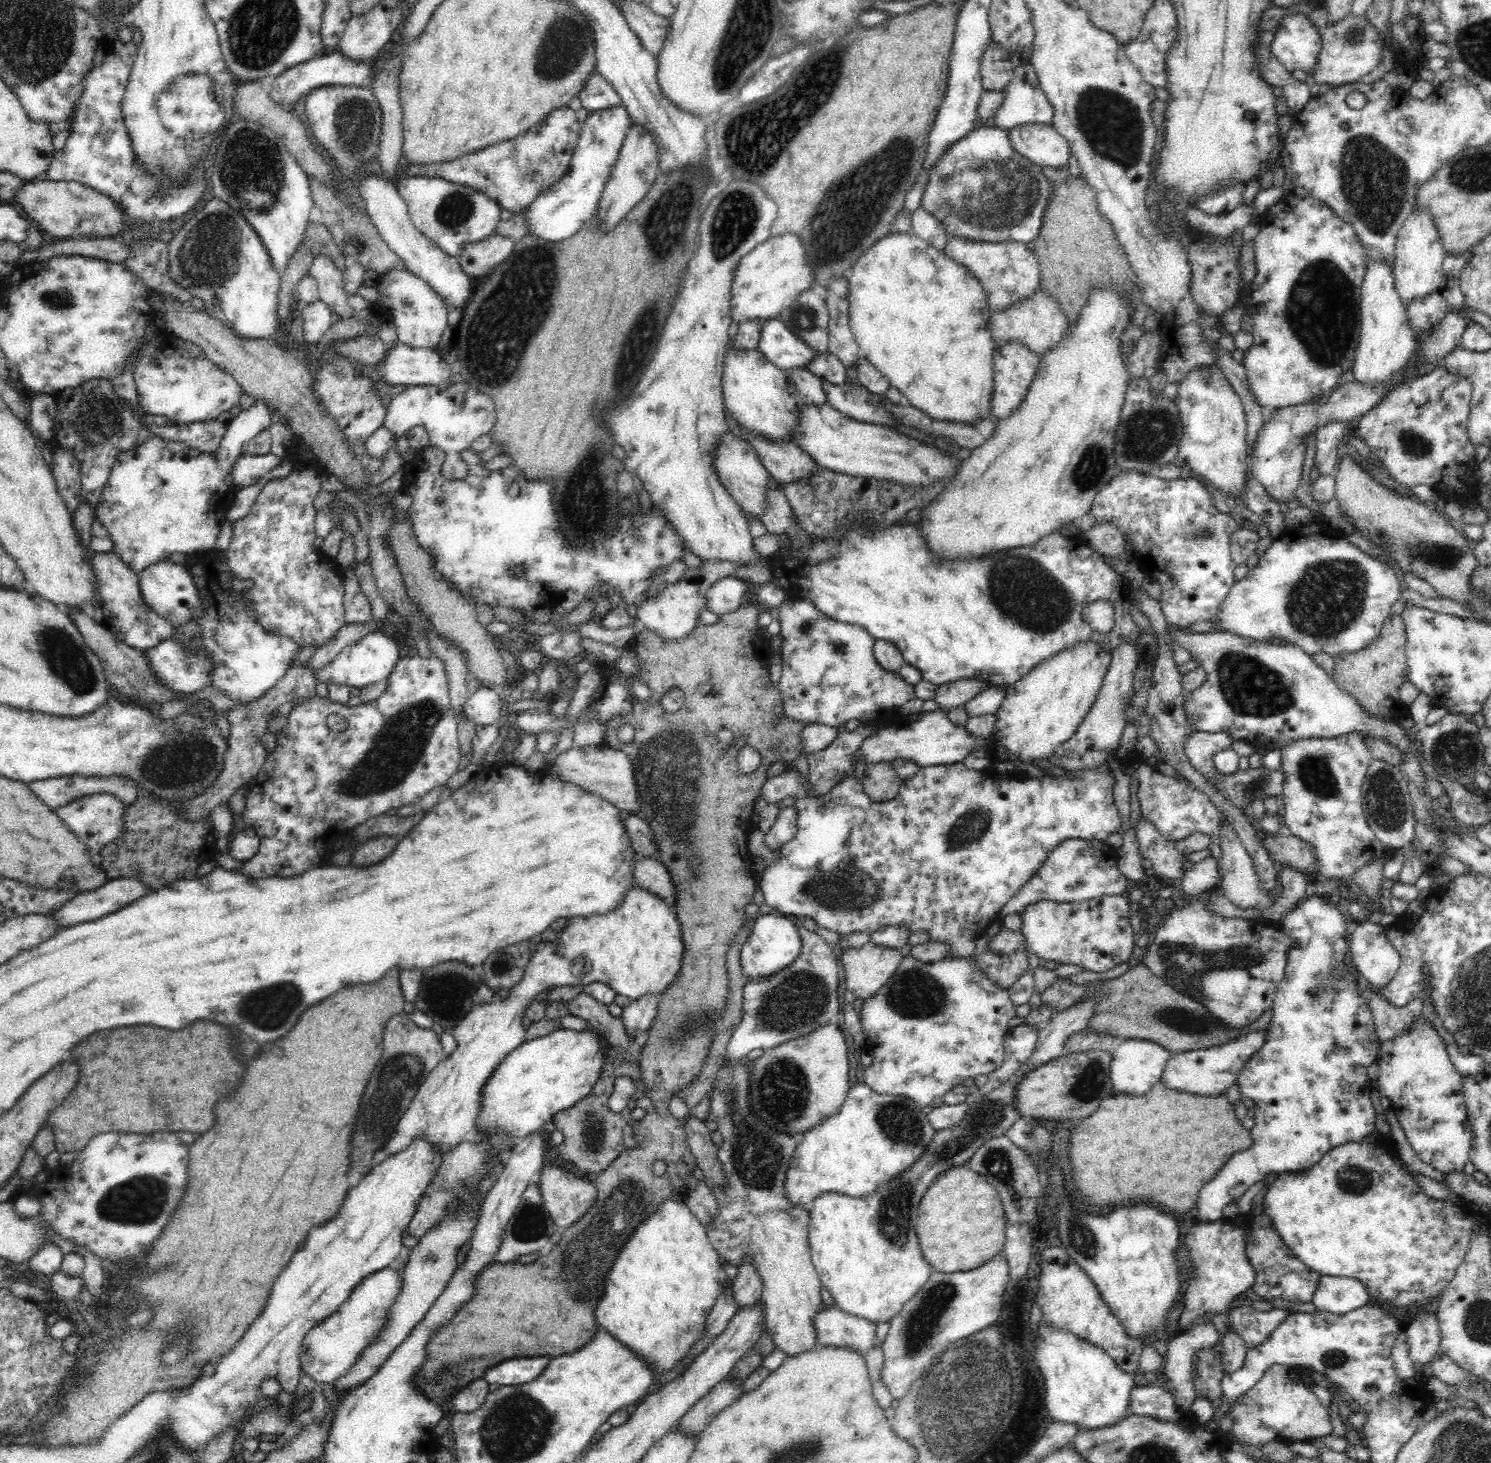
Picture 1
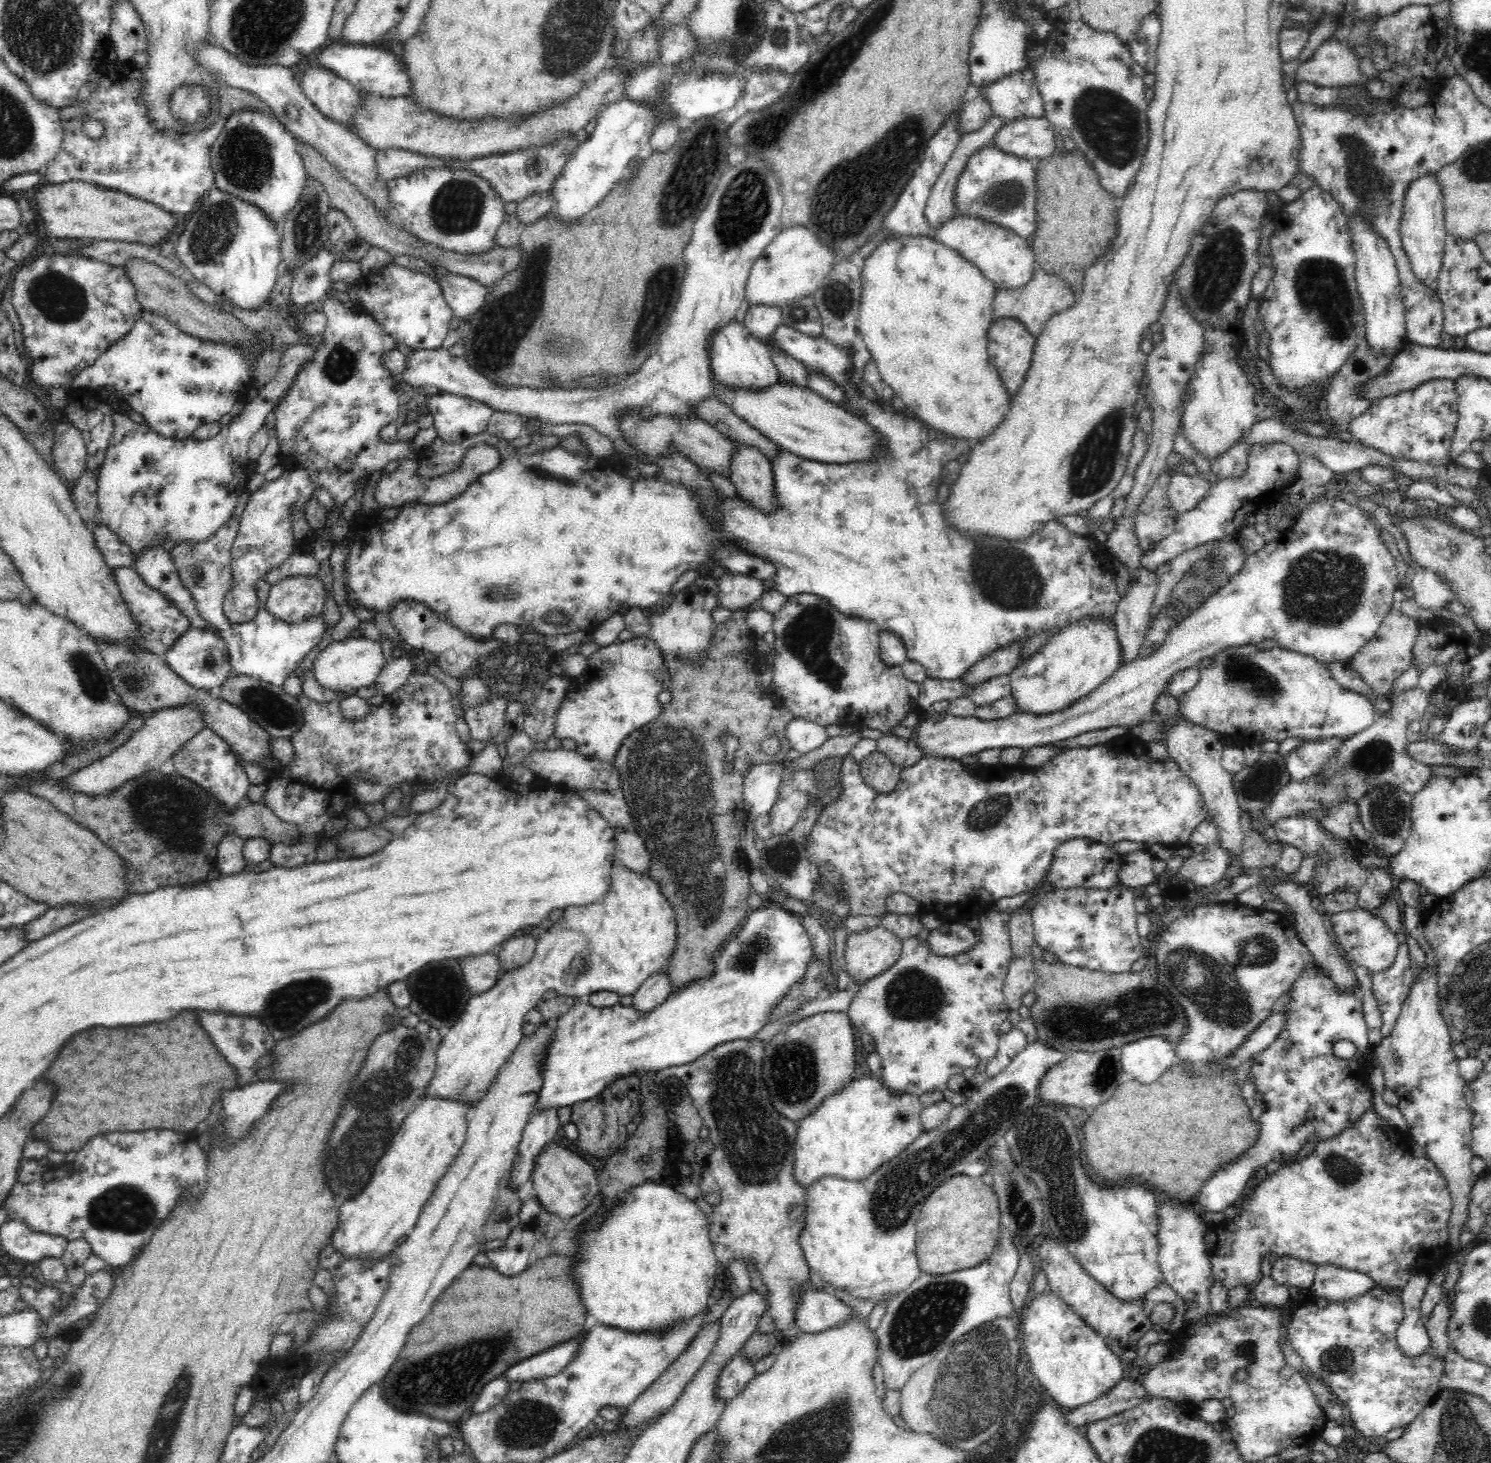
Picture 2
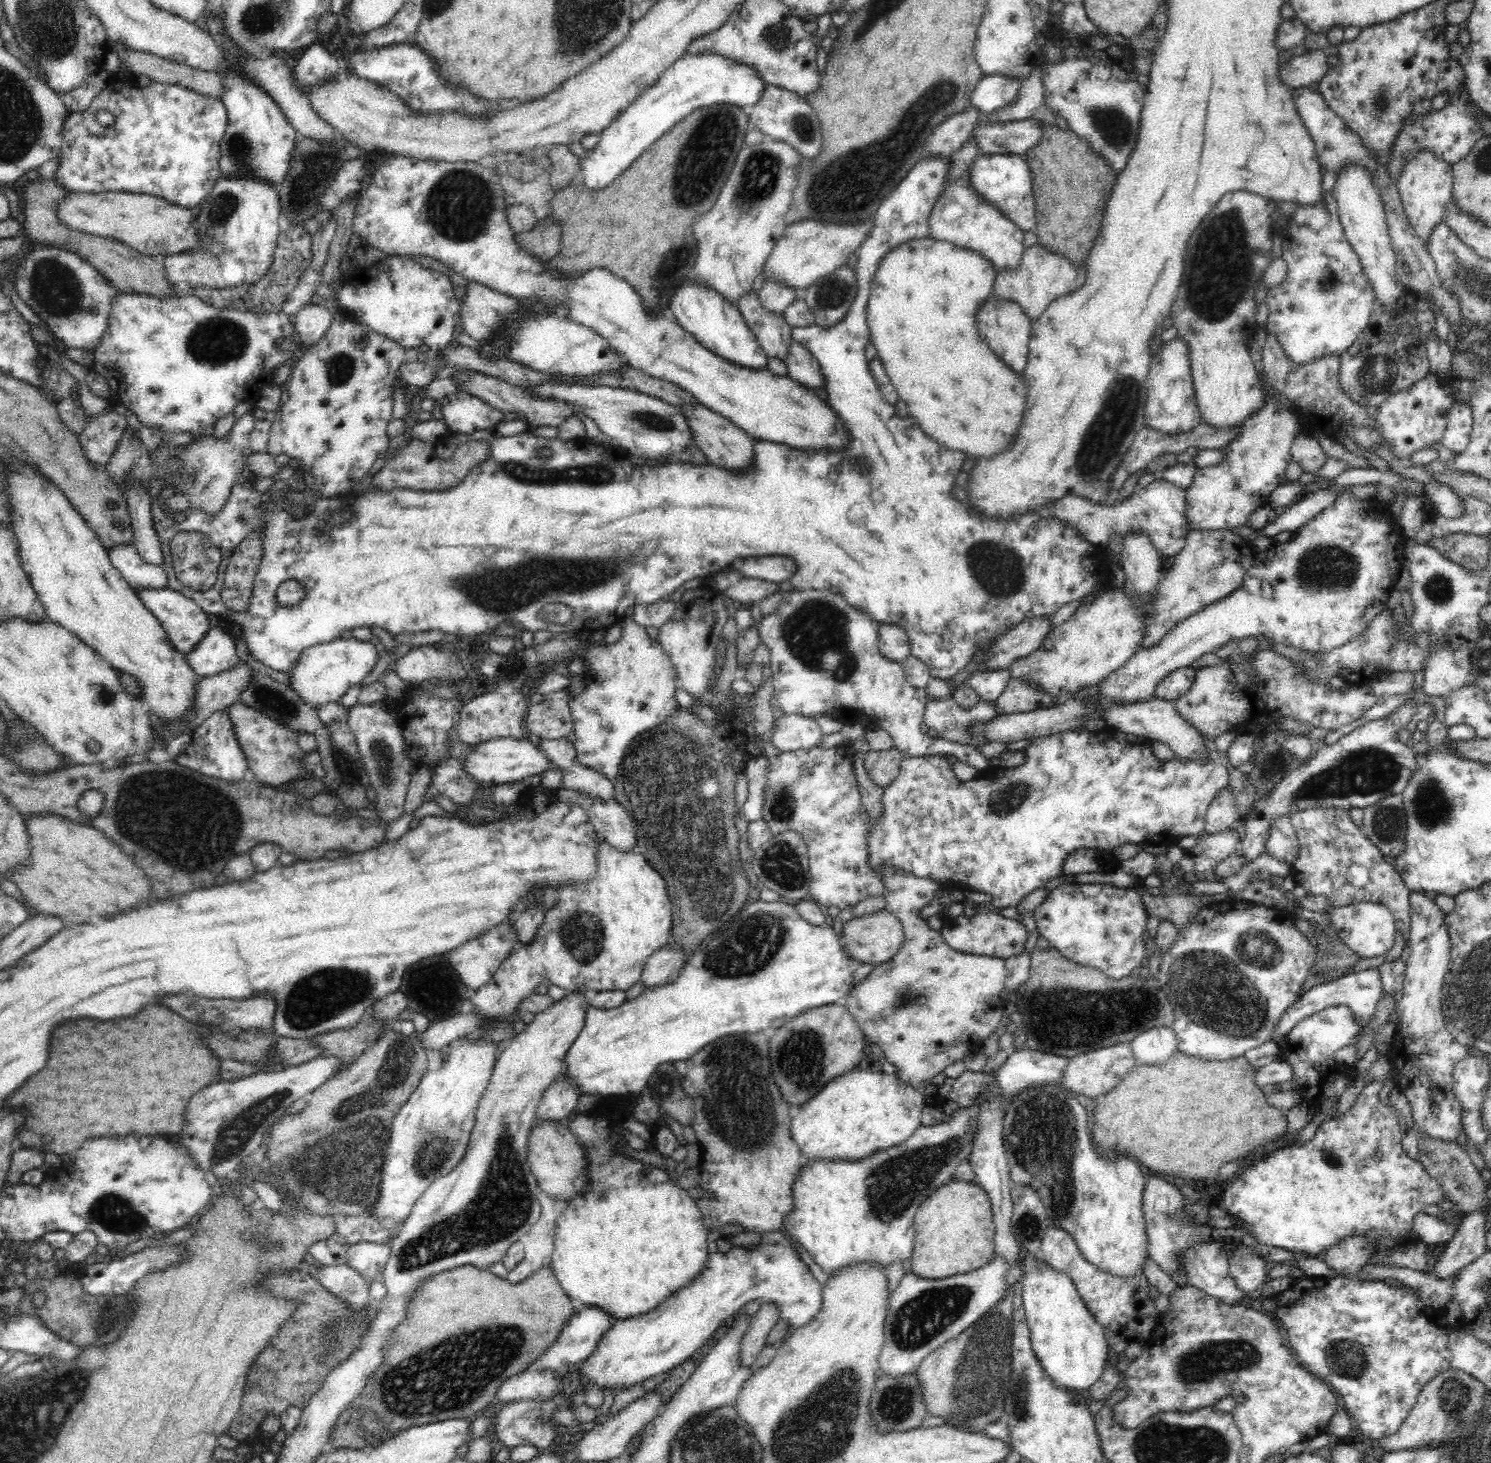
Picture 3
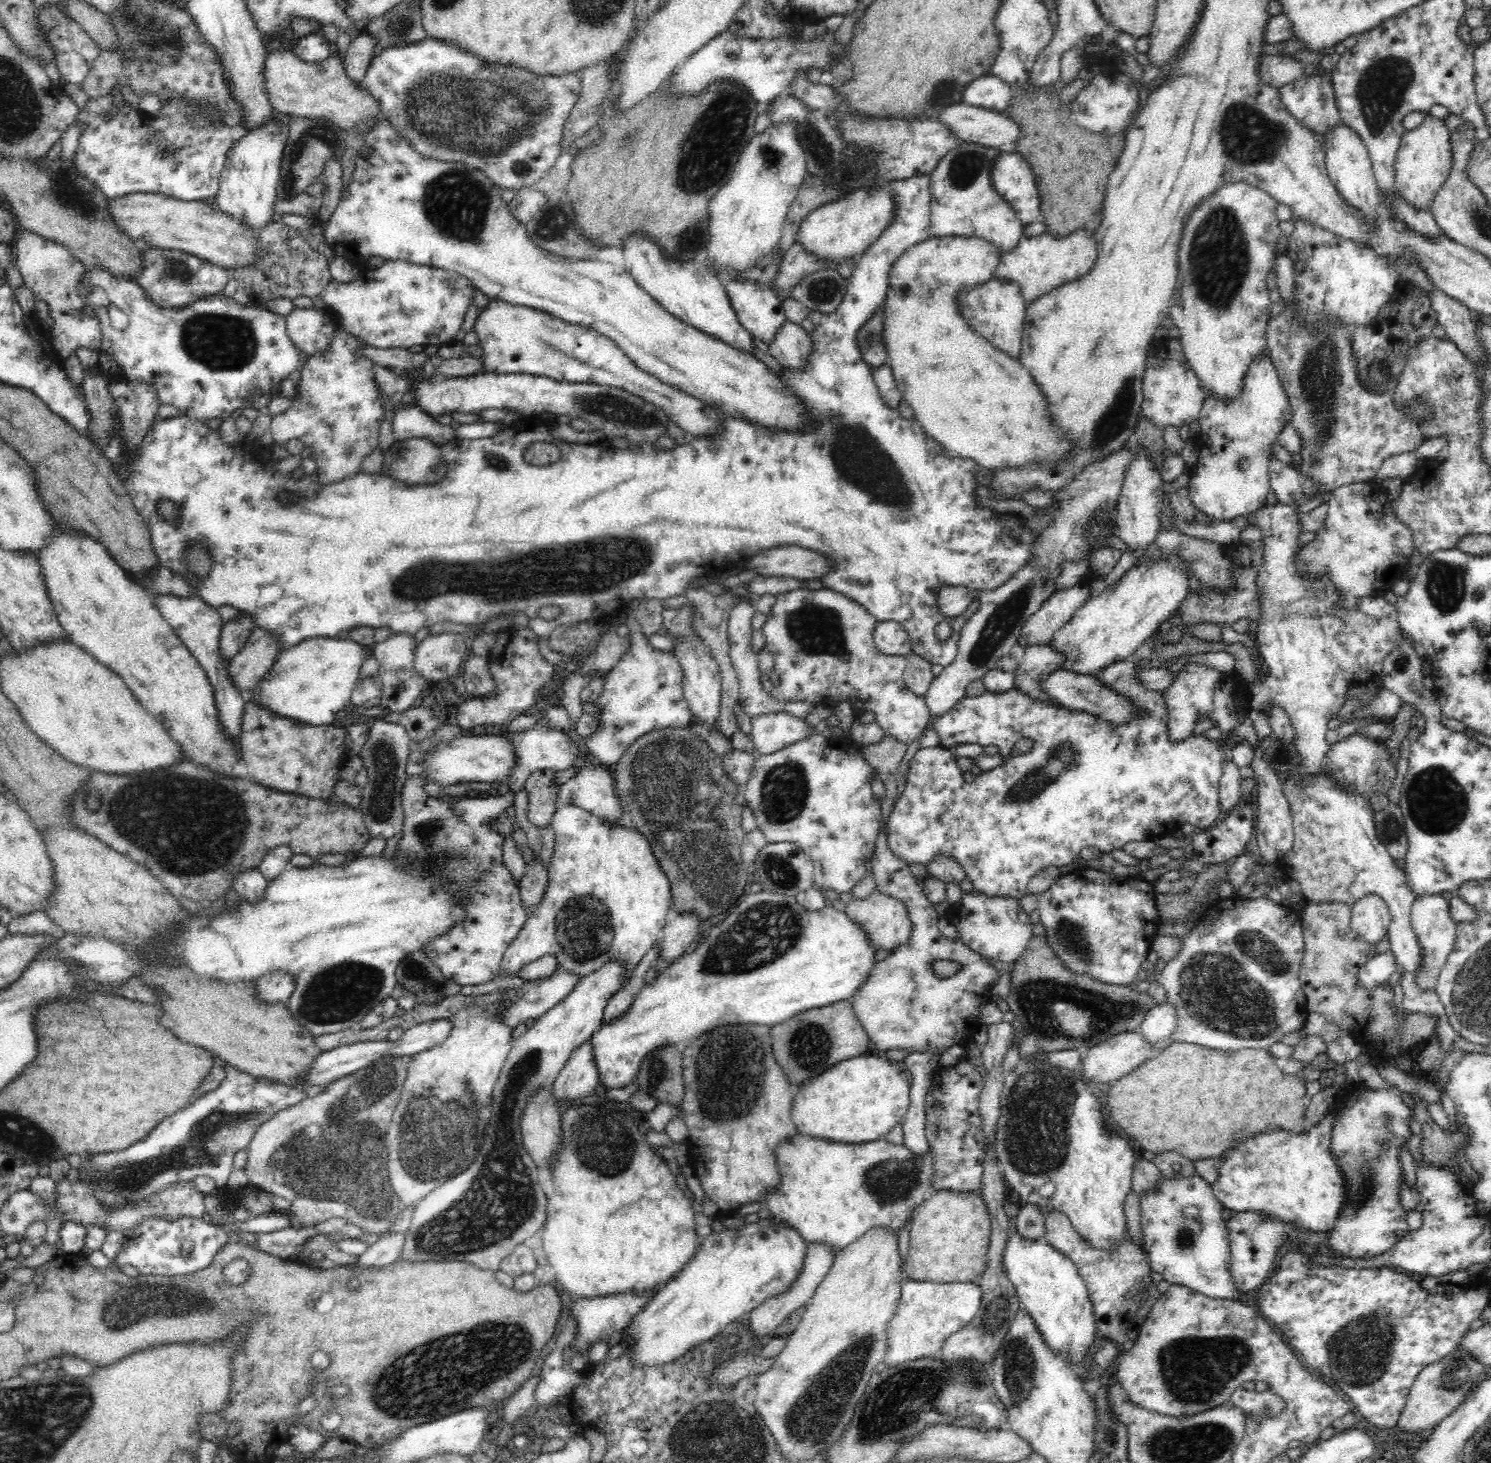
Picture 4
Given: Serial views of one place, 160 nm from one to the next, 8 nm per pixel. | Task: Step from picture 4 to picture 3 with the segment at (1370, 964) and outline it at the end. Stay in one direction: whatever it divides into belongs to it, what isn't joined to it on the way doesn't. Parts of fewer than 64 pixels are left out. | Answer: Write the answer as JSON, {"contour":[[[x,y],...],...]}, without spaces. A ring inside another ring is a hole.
{"contour":[[[1366,969],[1361,971],[1349,972],[1343,977],[1336,978],[1336,980],[1323,982],[1322,984],[1313,986],[1308,992],[1300,995],[1284,1012],[1276,1024],[1276,1031],[1272,1034],[1270,1040],[1274,1043],[1280,1042],[1284,1037],[1286,1037],[1293,1026],[1301,1020],[1304,1020],[1307,1016],[1312,1013],[1318,1012],[1323,1008],[1332,1005],[1342,1005],[1350,1007],[1353,1012],[1354,1020],[1358,1024],[1369,1024],[1371,1018],[1375,1013],[1375,1006],[1378,1004],[1378,1000],[1381,999],[1382,995],[1382,983],[1380,983],[1380,975],[1378,975],[1378,969]]]}

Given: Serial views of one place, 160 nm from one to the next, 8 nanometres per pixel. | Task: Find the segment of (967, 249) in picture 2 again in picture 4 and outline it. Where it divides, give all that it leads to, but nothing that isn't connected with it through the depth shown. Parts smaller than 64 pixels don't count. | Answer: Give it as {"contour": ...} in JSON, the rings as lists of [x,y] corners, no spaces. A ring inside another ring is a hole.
{"contour":[[[960,141],[931,172],[931,233],[934,237],[976,237],[994,245],[1000,256],[1013,251],[1023,237],[1023,224],[1016,211],[990,183],[990,168],[1000,149]]]}

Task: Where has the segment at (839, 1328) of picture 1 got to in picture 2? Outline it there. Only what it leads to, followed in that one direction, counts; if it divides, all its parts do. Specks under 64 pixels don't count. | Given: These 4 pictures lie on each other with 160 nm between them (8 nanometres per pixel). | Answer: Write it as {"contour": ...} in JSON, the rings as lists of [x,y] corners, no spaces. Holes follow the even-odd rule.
{"contour":[[[812,1285],[805,1288],[798,1298],[796,1322],[802,1334],[819,1332],[841,1327],[852,1321],[855,1313],[836,1295],[818,1290]]]}

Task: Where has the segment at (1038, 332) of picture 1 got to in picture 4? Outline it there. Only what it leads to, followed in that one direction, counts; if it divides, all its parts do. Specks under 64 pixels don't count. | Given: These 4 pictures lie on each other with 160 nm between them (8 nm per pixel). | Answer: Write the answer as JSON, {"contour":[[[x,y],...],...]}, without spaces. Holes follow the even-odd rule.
{"contour":[[[1084,230],[1070,233],[1061,239],[1050,233],[1030,239],[1023,236],[1013,251],[1001,256],[994,278],[1016,284],[1026,307],[1030,308],[1038,298],[1056,291],[1056,288],[1081,280],[1094,266],[1096,256],[1095,237]]]}

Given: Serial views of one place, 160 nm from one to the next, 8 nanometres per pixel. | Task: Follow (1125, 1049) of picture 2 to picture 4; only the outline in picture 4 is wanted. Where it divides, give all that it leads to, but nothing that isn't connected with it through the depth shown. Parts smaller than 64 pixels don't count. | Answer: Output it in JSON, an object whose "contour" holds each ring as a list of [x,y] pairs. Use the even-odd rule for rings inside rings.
{"contour":[[[1165,1001],[1157,1003],[1146,1013],[1139,1032],[1146,1043],[1153,1046],[1160,1040],[1172,1038],[1176,1032],[1176,1025],[1174,1007]]]}

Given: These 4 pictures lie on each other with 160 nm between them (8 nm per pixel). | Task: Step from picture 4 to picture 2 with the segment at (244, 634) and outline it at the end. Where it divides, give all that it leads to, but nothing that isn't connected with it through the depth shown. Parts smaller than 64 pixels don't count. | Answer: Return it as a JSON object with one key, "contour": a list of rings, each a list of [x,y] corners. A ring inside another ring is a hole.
{"contour":[[[196,626],[182,632],[181,636],[166,648],[164,661],[166,665],[186,681],[190,686],[207,691],[216,691],[230,675],[230,661],[228,661],[228,649],[224,641],[212,633]]]}

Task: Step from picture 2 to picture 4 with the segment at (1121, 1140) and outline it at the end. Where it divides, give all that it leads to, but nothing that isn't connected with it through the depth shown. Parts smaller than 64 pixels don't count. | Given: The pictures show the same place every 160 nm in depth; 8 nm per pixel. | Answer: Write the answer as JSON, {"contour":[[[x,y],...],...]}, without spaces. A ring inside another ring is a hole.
{"contour":[[[1174,1041],[1154,1059],[1147,1058],[1138,1068],[1109,1085],[1103,1114],[1109,1124],[1117,1124],[1147,1154],[1151,1152],[1157,1156],[1174,1150],[1194,1162],[1222,1157],[1235,1147],[1234,1144],[1243,1143],[1269,1130],[1280,1129],[1292,1133],[1303,1119],[1302,1097],[1305,1094],[1306,1088],[1298,1075],[1284,1075],[1266,1049],[1224,1053]]]}

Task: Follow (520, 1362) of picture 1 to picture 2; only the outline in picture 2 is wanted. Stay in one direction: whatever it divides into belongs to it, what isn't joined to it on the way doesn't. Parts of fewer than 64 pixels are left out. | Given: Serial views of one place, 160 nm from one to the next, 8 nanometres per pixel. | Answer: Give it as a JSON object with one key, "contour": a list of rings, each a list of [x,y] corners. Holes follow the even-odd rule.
{"contour":[[[584,1335],[580,1339],[572,1339],[556,1345],[556,1348],[552,1348],[552,1350],[530,1356],[530,1358],[522,1360],[520,1364],[514,1364],[512,1368],[508,1368],[504,1372],[503,1378],[510,1383],[538,1383],[550,1376],[555,1376],[572,1360],[572,1354],[574,1354],[574,1350],[578,1350],[582,1338]]]}

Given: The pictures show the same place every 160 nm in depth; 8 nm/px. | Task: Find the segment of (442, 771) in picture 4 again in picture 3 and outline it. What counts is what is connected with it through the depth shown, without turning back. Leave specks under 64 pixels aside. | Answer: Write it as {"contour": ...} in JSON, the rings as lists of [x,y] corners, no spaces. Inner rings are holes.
{"contour":[[[510,737],[494,739],[477,744],[466,758],[466,773],[474,776],[478,783],[493,788],[505,783],[515,783],[525,776],[540,775],[552,769],[546,754],[530,741],[516,740]]]}

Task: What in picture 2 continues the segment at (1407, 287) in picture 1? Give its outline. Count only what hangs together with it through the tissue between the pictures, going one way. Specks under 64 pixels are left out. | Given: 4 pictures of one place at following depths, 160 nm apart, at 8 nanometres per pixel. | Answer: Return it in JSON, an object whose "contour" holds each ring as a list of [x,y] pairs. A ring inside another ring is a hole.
{"contour":[[[1428,175],[1414,181],[1405,192],[1405,204],[1401,218],[1401,245],[1409,258],[1412,273],[1427,289],[1436,291],[1445,253],[1444,213],[1442,189],[1438,187],[1436,175]]]}

